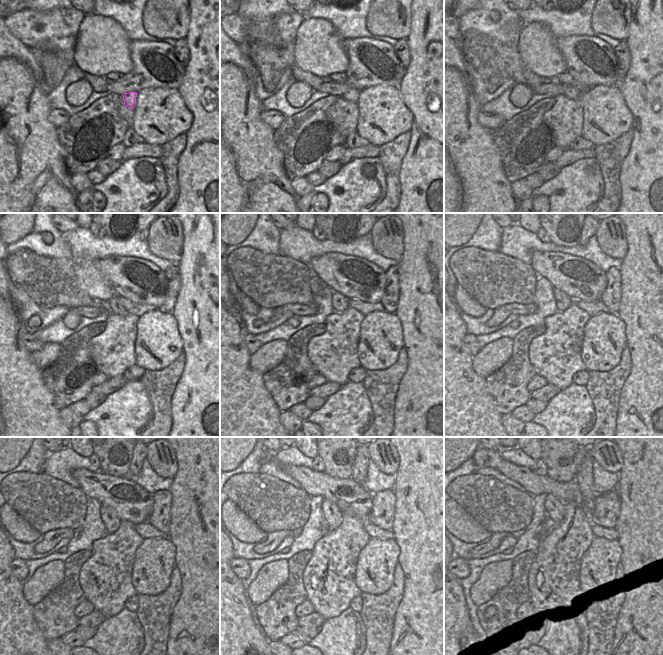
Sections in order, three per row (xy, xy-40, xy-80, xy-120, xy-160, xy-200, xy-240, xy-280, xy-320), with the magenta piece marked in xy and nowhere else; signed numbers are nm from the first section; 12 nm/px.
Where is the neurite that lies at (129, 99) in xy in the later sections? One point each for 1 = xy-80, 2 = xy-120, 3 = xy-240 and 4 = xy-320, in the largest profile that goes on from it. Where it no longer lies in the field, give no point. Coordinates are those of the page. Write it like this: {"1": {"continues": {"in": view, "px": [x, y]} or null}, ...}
{"1": {"continues": {"in": "xy-80", "px": [571, 93]}}, "2": {"continues": {"in": "xy-120", "px": [115, 308]}}, "3": {"continues": {"in": "xy-240", "px": [111, 521]}}, "4": {"continues": {"in": "xy-320", "px": [555, 509]}}}

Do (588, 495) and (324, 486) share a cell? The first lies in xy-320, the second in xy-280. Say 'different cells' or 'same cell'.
different cells

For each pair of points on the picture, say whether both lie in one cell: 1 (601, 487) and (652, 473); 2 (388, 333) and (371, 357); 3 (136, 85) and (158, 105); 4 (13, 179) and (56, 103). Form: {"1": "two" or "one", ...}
{"1": "two", "2": "one", "3": "two", "4": "two"}

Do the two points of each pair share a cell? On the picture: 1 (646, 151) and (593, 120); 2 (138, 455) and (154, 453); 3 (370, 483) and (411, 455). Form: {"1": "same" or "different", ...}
{"1": "different", "2": "different", "3": "different"}

